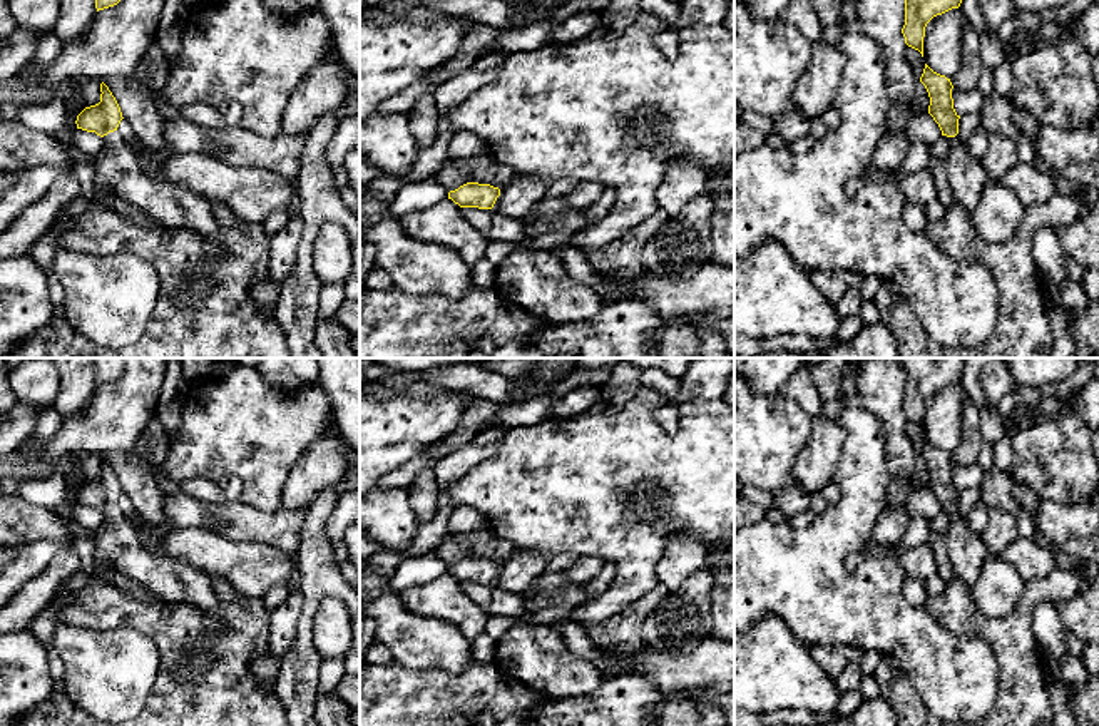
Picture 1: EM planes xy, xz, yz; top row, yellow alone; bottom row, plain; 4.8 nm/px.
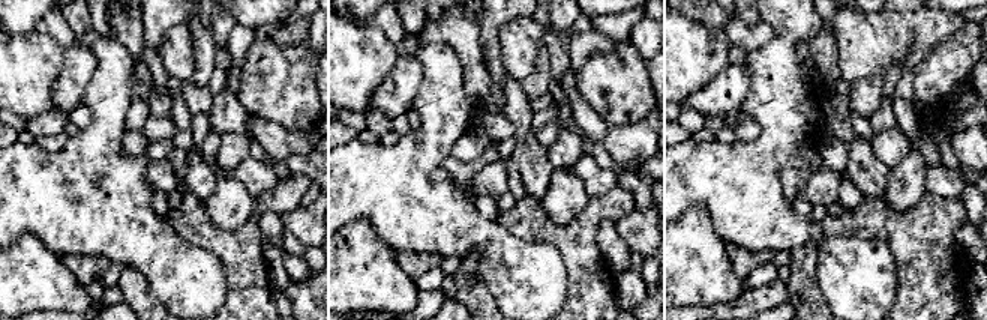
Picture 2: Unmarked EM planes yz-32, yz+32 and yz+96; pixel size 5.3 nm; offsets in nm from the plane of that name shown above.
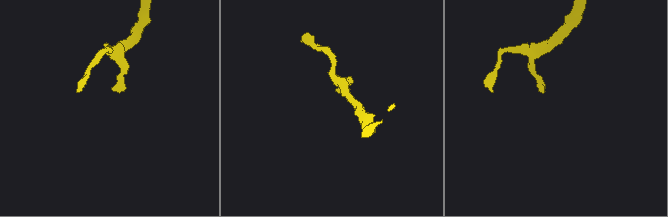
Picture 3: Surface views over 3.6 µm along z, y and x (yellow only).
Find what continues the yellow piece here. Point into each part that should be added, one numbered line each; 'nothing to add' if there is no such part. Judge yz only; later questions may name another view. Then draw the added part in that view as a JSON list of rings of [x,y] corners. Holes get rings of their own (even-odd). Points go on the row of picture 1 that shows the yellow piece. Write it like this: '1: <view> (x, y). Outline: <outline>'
1: yz (966, 176). Outline: [[[958,135],[950,137],[950,141],[952,147],[943,156],[943,161],[952,197],[953,202],[972,212],[980,201],[984,184],[989,177],[980,161],[972,157],[969,147],[960,142]]]

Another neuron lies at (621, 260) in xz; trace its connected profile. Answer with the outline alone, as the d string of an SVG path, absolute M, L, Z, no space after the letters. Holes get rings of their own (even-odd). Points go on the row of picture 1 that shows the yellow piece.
M662 209L652 212L622 238L602 249L585 253L587 263L602 276L626 281L642 271L642 248L664 228L669 214Z

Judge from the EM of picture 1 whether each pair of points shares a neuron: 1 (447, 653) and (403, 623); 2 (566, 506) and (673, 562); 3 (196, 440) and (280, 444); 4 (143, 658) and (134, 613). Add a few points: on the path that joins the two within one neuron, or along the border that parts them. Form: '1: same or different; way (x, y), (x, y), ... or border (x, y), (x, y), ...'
1: same; way (437, 644), (424, 643), (414, 633)
2: different; border (700, 542), (676, 541), (658, 564), (658, 582)
3: same; way (216, 440), (260, 440)
4: different; border (97, 631), (138, 629), (156, 648), (159, 664)

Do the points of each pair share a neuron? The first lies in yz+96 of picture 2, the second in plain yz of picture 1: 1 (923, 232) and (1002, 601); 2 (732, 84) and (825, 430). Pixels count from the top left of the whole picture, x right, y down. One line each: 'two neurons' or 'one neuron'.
1: two neurons
2: one neuron

